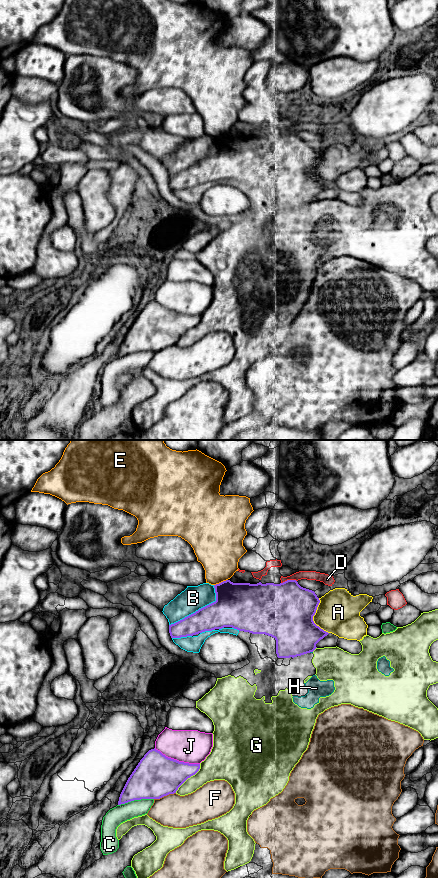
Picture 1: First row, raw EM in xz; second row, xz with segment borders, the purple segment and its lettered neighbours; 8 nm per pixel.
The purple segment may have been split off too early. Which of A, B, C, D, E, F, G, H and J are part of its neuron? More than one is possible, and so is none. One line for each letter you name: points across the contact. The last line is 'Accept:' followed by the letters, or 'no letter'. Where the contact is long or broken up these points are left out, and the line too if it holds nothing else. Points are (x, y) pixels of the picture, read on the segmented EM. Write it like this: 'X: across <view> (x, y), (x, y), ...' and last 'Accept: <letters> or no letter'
Accept: A

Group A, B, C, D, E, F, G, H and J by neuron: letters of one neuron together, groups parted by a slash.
A / B G H / C / D / E / F / J

